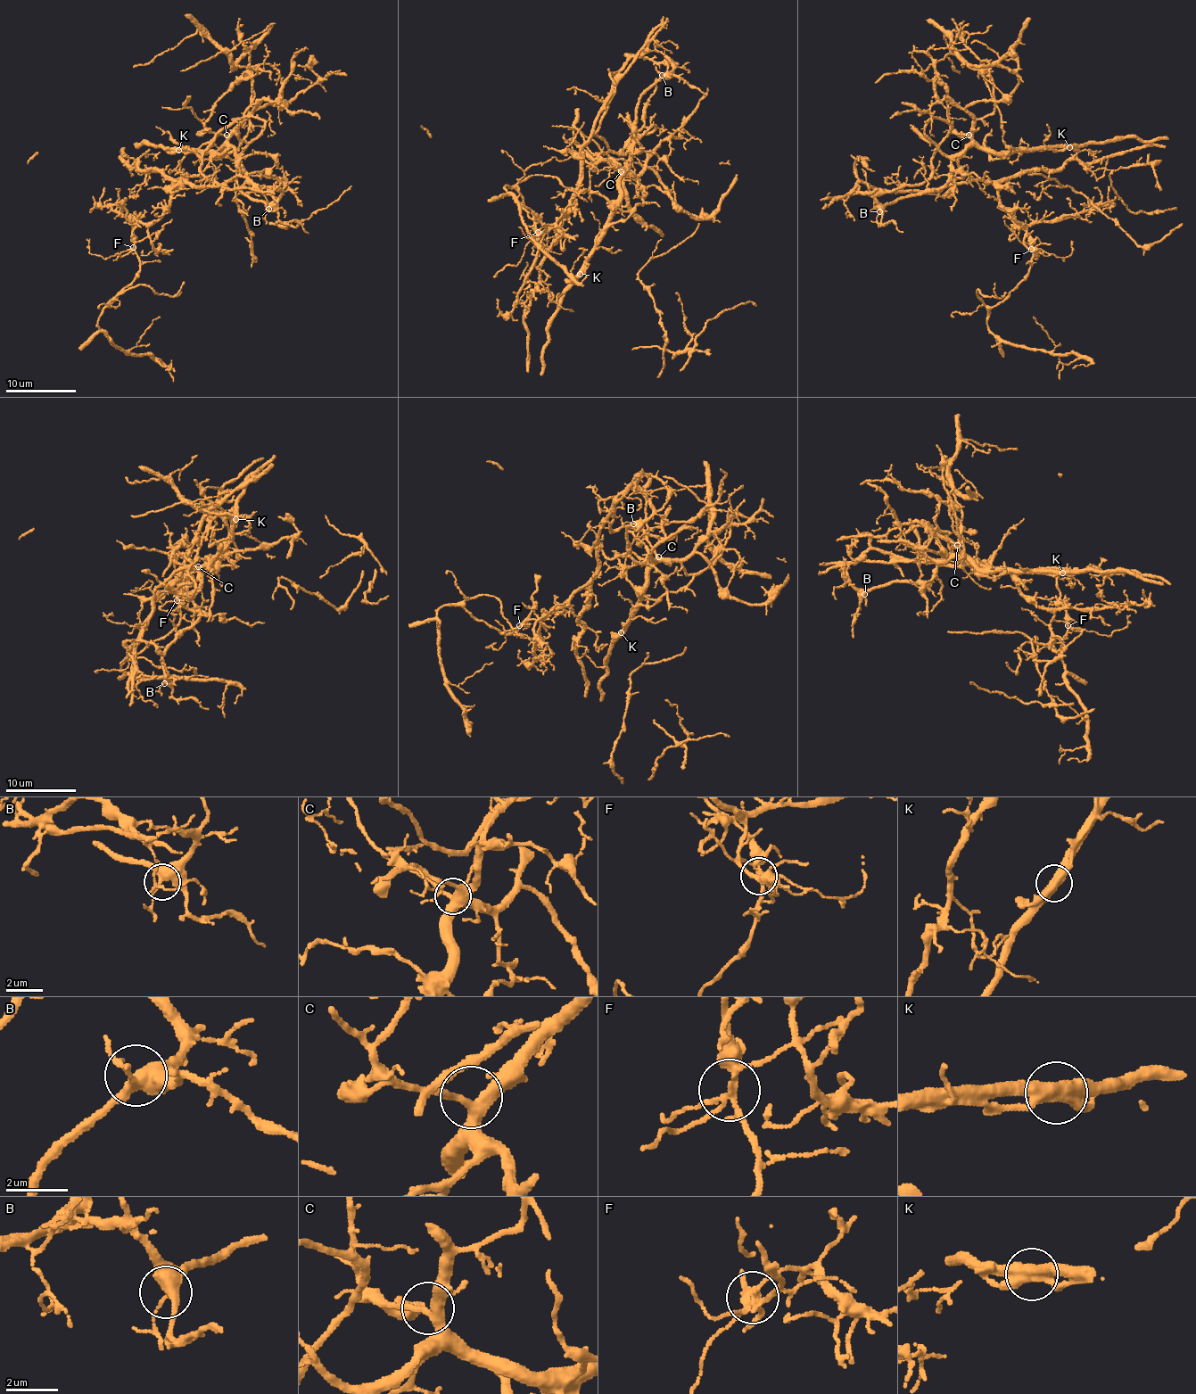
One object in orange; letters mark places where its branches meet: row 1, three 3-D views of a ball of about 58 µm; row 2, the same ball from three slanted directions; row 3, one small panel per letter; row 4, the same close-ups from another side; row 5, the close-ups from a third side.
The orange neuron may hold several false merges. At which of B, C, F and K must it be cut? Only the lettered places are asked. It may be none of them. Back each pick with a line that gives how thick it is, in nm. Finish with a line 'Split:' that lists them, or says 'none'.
F: 200 nm
K: 500 nm
Split: F, K

